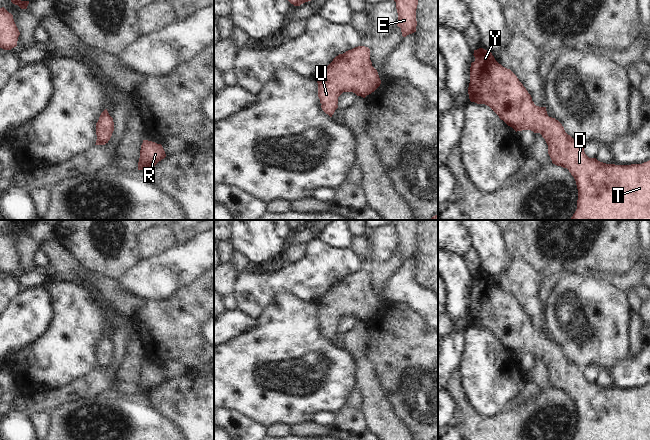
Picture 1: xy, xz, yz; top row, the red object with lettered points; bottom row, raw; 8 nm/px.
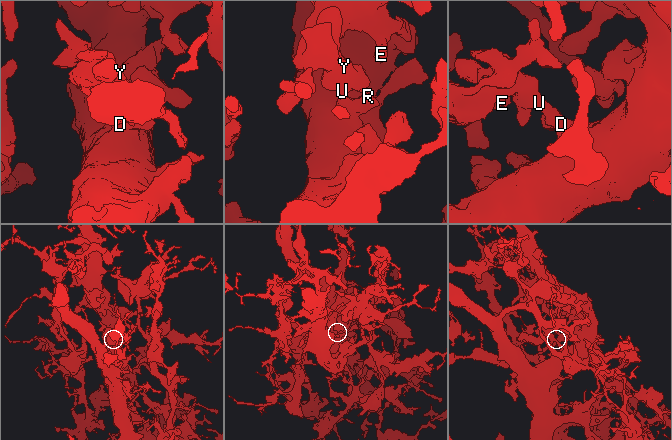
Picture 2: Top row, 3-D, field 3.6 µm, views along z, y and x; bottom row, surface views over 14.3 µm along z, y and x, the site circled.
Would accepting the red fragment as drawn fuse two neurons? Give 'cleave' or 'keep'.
keep

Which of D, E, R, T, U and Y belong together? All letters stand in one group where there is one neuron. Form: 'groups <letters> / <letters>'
groups D E R T U Y

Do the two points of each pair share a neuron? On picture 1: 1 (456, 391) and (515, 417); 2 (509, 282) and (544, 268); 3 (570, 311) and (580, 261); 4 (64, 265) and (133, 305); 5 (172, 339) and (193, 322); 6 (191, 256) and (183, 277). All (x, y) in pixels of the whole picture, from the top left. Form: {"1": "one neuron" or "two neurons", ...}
{"1": "one neuron", "2": "two neurons", "3": "two neurons", "4": "one neuron", "5": "one neuron", "6": "one neuron"}

